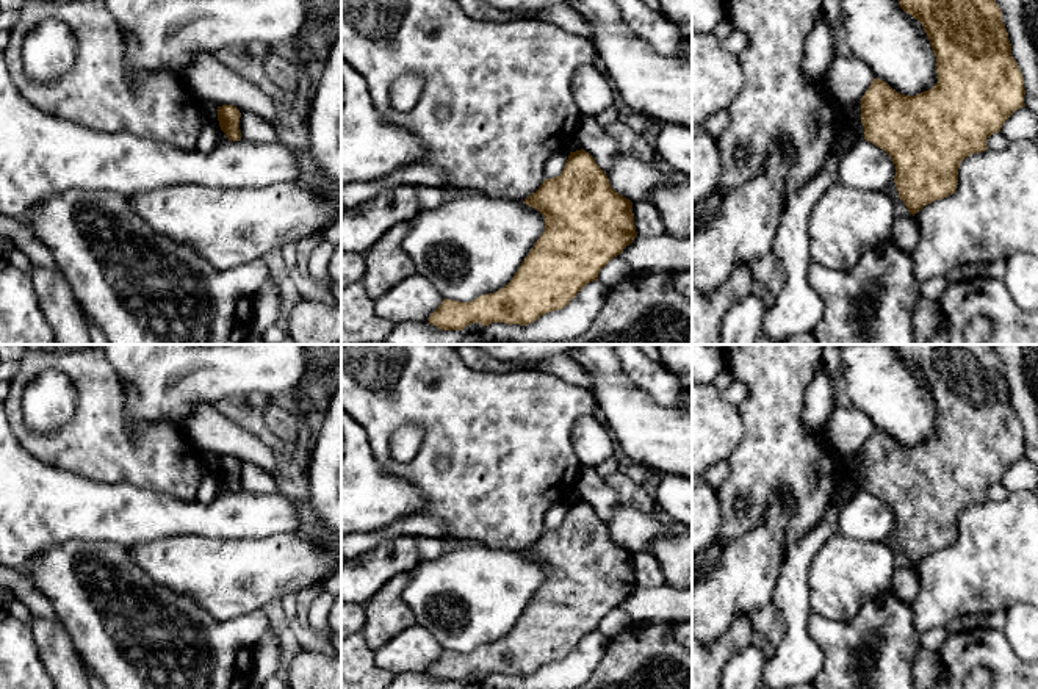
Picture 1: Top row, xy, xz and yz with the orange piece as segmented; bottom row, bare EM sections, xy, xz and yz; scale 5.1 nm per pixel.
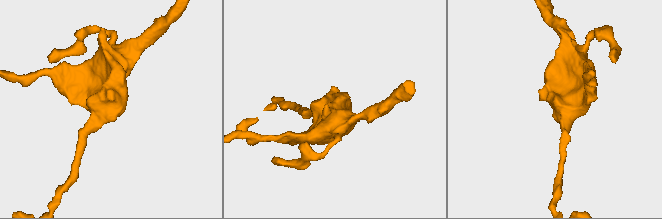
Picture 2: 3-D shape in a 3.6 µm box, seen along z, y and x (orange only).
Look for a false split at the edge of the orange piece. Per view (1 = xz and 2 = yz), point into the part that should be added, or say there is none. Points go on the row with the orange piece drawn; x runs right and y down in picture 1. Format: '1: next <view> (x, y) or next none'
1: next none
2: next none

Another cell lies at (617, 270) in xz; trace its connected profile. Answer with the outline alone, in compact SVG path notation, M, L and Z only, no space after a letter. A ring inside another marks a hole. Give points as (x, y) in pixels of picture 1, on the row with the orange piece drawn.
M617 255L600 271L598 280L611 288L617 282L629 277L631 274L631 266L625 262L622 255Z

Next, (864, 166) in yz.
M866 139L844 152L838 164L838 182L855 189L886 191L894 177L889 153Z

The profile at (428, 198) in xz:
M416 186L418 204L421 210L429 210L442 205L443 188Z

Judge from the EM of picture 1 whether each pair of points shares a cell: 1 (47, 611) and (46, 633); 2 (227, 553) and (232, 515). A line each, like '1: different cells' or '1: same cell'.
1: different cells
2: different cells

